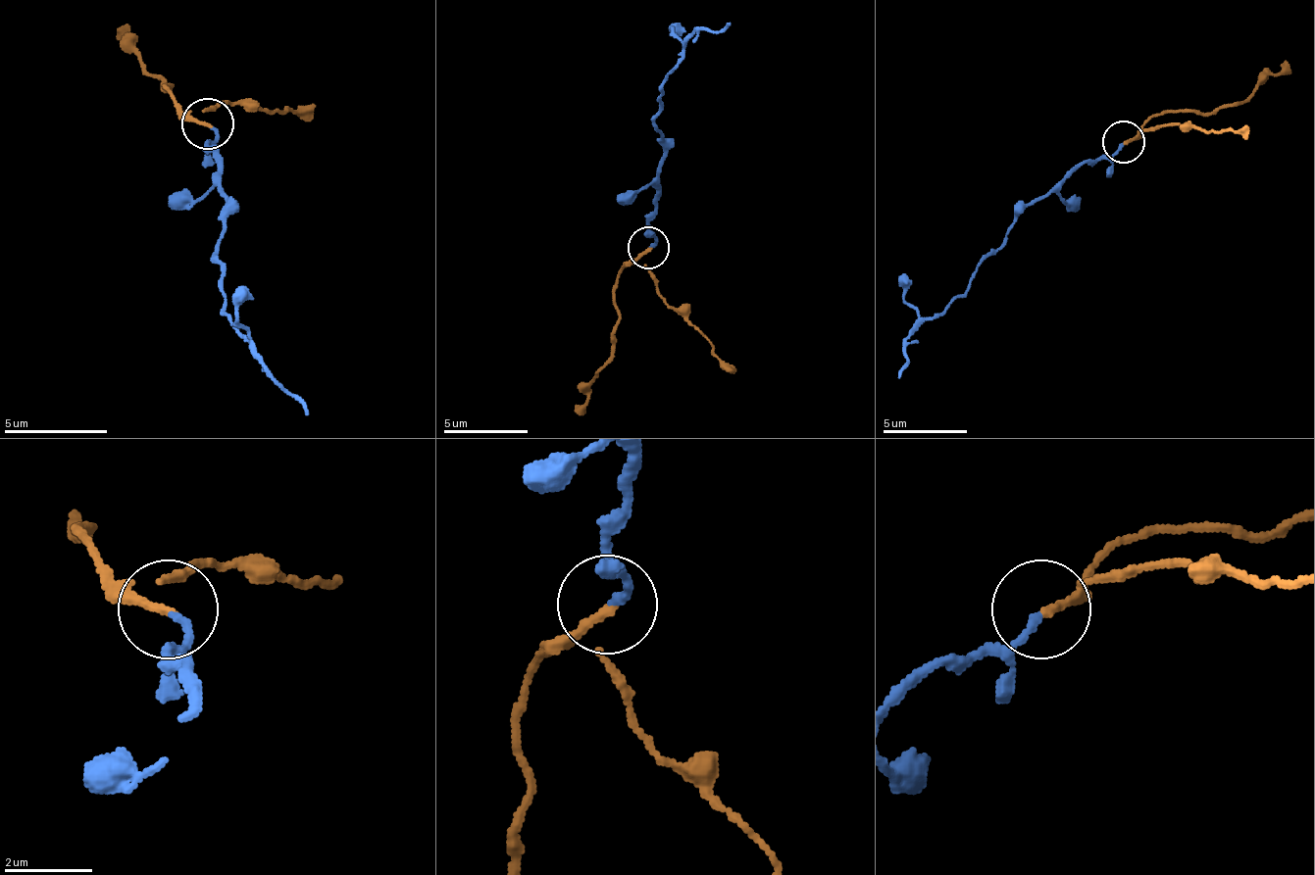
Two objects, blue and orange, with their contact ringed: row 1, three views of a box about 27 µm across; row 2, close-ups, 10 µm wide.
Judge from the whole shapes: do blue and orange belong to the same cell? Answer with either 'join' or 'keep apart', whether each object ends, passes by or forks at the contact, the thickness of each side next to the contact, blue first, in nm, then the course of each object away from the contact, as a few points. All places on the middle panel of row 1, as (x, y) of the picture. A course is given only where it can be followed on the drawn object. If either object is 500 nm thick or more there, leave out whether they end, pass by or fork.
join | blue ends | orange ends | 160/190 nm | blue via (647, 246), (656, 238), (656, 205), (664, 154), (656, 129), (660, 82), (697, 32), (732, 24) | orange via (647, 246), (618, 275), (614, 292), (618, 326), (609, 360), (580, 410)

